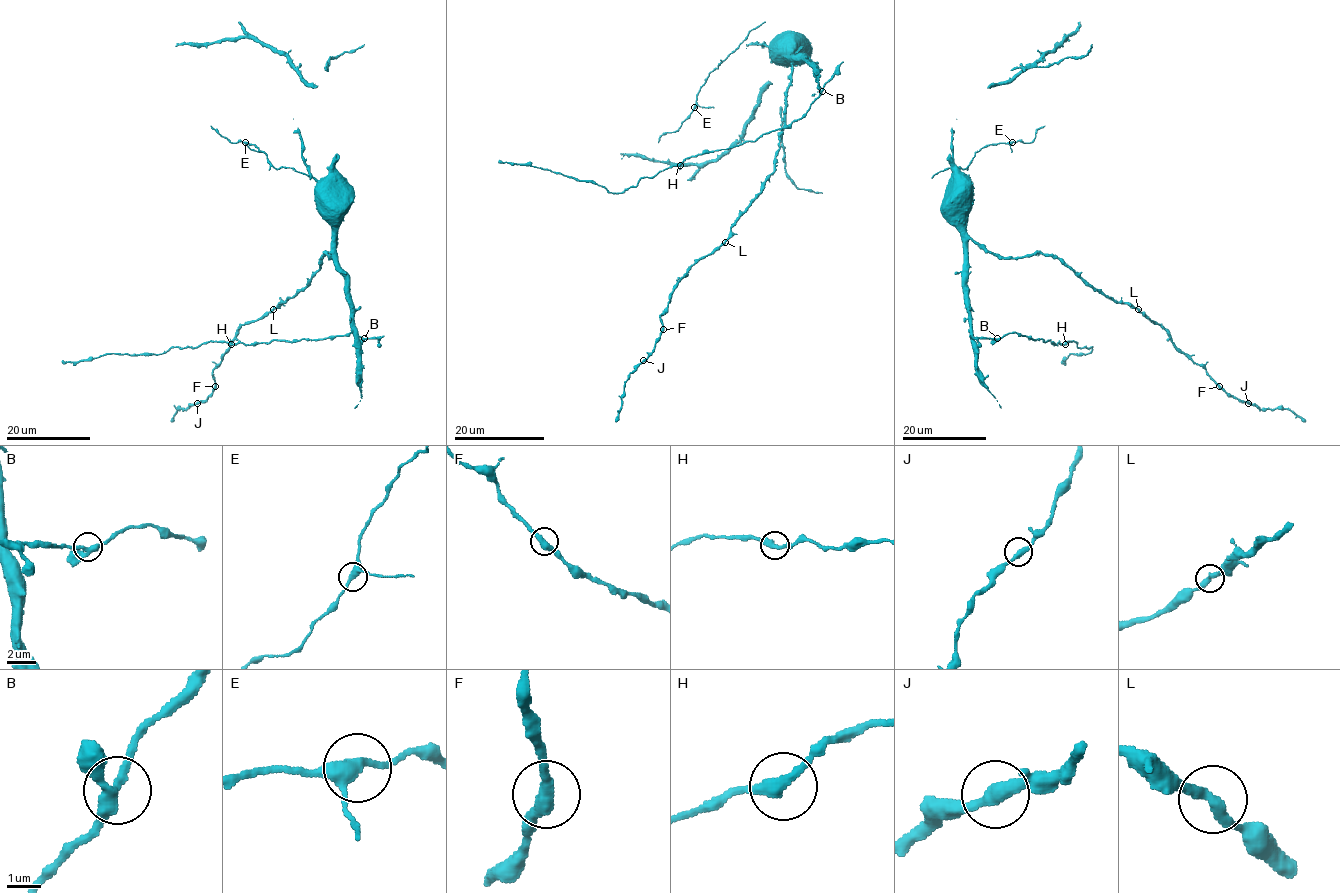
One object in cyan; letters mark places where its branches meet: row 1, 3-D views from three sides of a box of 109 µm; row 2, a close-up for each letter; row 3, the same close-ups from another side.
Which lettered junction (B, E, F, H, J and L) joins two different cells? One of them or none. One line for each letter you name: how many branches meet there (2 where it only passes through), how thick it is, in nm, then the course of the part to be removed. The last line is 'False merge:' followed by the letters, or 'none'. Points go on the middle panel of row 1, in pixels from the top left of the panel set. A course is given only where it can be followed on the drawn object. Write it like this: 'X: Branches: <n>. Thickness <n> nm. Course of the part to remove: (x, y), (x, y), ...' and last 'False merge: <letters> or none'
False merge: none

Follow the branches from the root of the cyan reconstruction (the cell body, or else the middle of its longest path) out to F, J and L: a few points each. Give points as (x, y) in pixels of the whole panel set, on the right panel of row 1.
F: (947, 198), (948, 214), (988, 251), (1004, 257), (1060, 258), (1089, 285), (1158, 324), (1219, 386)
J: (947, 198), (948, 214), (988, 251), (1004, 257), (1060, 258), (1089, 285), (1158, 324), (1228, 393), (1248, 403)
L: (947, 198), (948, 214), (988, 251), (1004, 257), (1035, 254), (1056, 256), (1115, 301), (1131, 304), (1138, 309)

